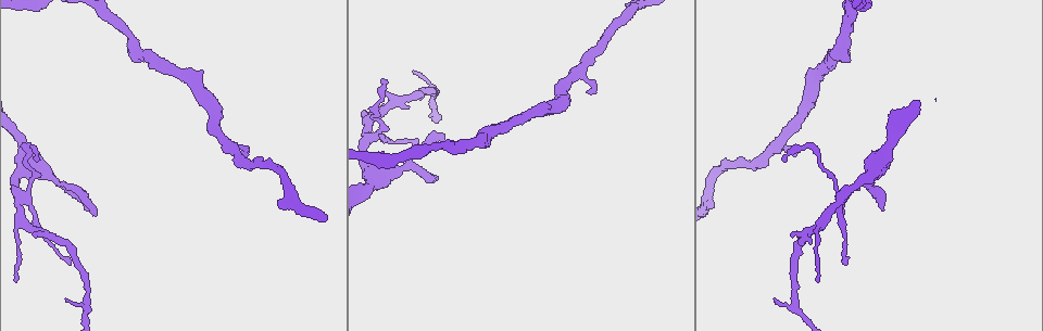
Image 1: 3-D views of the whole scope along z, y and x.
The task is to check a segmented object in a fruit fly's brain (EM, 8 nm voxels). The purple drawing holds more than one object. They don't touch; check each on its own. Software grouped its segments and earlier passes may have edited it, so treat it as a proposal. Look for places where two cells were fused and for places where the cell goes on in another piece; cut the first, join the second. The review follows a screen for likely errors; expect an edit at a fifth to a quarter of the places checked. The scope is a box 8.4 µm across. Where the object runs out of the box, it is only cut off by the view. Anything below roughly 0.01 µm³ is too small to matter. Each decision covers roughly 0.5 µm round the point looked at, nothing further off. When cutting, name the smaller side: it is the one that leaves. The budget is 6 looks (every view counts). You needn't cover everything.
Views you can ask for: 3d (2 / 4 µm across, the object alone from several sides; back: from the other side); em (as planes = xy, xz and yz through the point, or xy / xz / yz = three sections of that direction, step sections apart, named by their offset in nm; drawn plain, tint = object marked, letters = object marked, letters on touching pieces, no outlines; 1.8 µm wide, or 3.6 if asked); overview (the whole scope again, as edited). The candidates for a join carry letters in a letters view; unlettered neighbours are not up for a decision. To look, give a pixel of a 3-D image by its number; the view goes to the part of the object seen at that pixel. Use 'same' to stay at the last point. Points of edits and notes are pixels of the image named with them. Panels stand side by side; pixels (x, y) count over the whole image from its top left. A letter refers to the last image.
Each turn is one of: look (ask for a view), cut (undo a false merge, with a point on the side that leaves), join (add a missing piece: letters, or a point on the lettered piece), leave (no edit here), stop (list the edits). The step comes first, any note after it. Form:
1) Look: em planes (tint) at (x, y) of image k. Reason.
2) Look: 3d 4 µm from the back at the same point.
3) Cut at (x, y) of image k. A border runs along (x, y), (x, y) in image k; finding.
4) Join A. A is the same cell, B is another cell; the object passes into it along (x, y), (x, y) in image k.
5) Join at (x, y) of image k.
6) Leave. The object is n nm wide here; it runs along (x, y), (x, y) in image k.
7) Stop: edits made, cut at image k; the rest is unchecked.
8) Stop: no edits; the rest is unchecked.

Look: 3d 2 µm at (587, 91) of image 1. An open end.

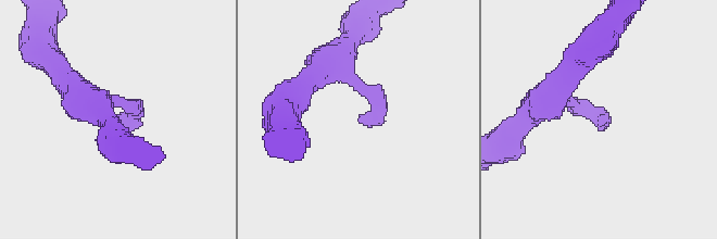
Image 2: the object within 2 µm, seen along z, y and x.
Look: em xz step 8 (letters) at (603, 120) of image 2.

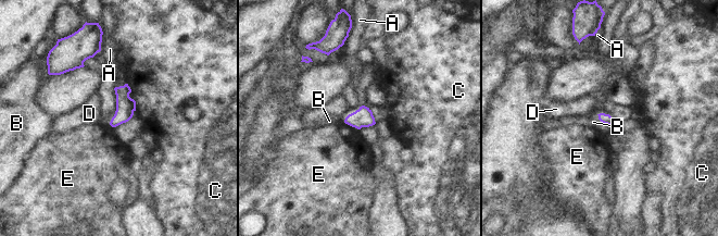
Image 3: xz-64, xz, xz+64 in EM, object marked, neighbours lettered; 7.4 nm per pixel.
Leave. A, B, C, D and E are other cells; a border runs along (597, 114), (597, 118), (608, 126) in image 3; no lettered piece goes on from it.

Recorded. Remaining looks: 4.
Look: em 3.6 µm xy step 16 (letters) at (91, 214) of image 1.

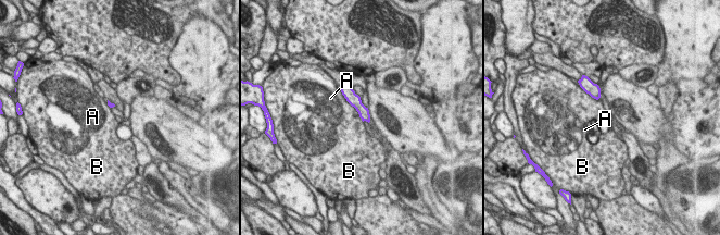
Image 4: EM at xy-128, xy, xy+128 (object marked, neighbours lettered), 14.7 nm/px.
Leave. The longest contact is with B, 550 nm; A and B are other cells; it runs along (350, 91), (350, 95), (367, 118) in image 4; none of them fits.

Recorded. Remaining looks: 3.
Look: 3d 2 µm at (366, 140) of image 1. Four-way junction.

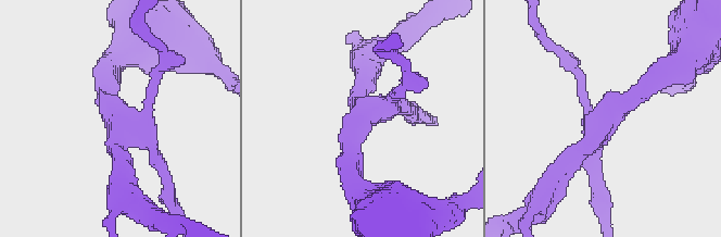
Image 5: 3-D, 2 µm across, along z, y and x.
Look: em planes (plain) at (362, 109) of image 5. Need the tissue.

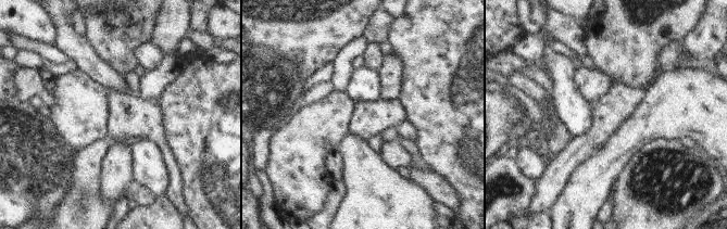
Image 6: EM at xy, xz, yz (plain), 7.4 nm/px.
Look: em planes (letters) at the same point.

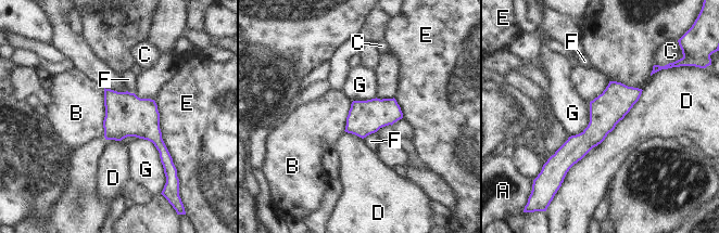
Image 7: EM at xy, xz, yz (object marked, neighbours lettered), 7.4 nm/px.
Leave. The longest contact is with D, 900 nm; A, B, C, D, E, F and G are other cells; it runs along (639, 91), (630, 95), (562, 164) in image 7; one cell here.

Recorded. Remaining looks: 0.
Stop: no edits; the rest is unchecked.

